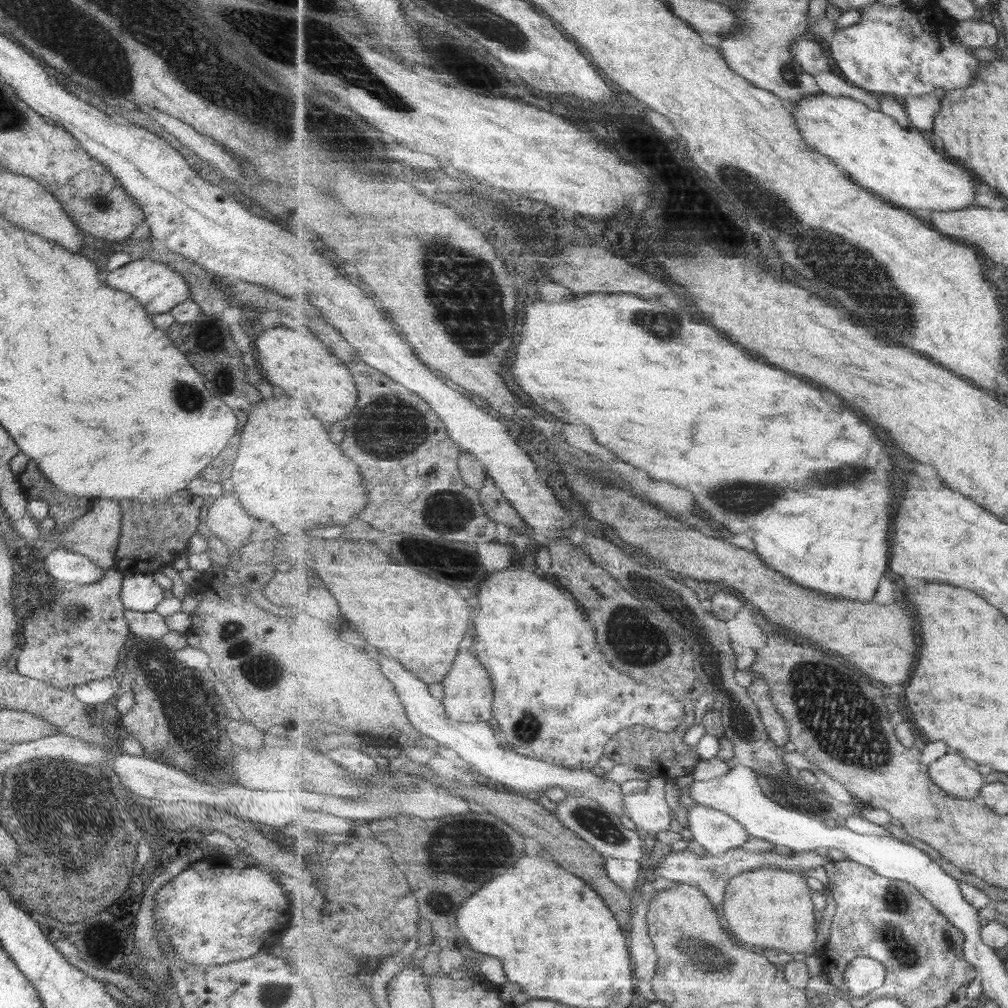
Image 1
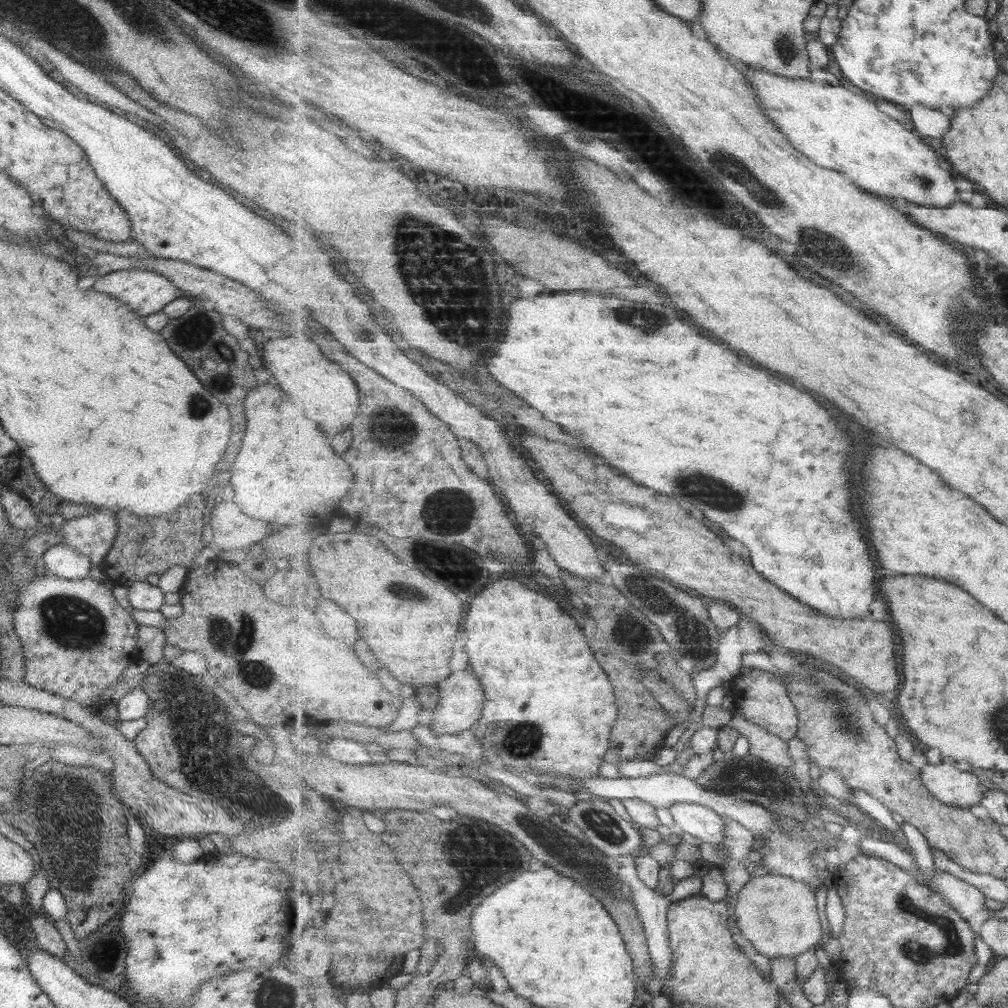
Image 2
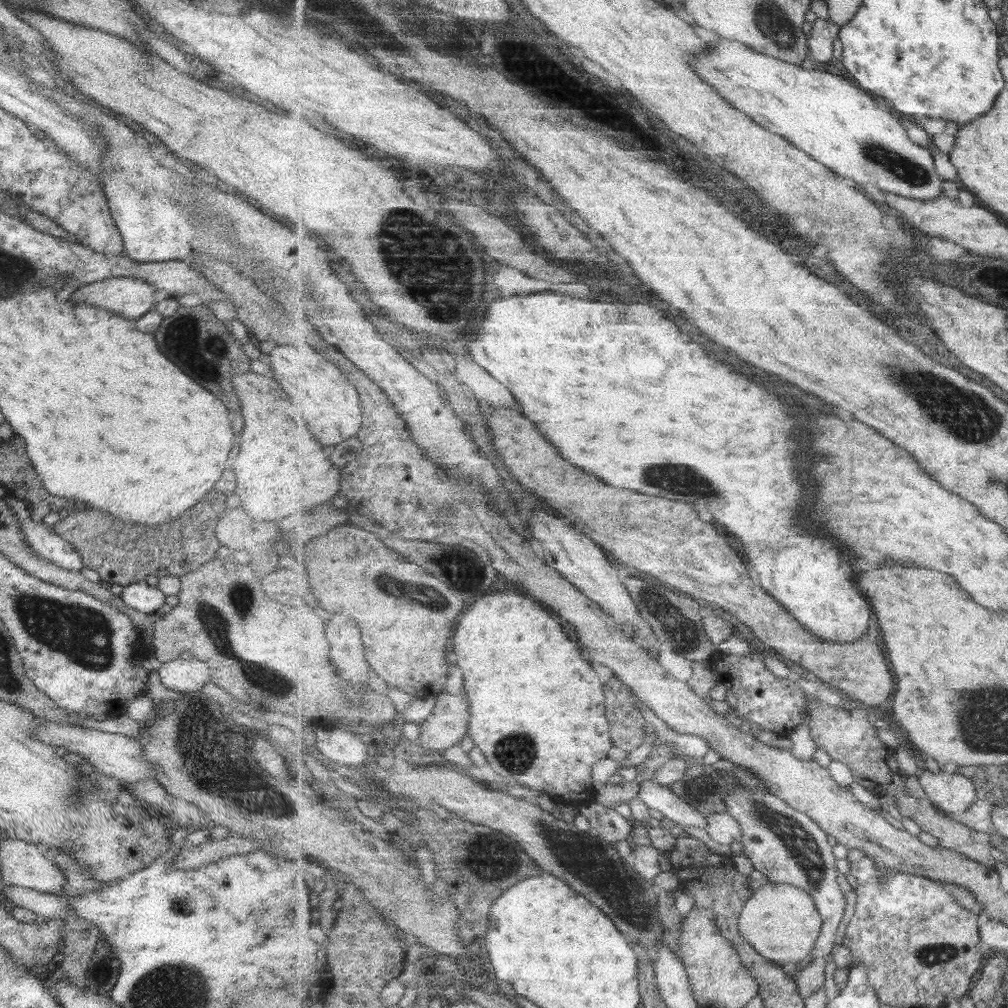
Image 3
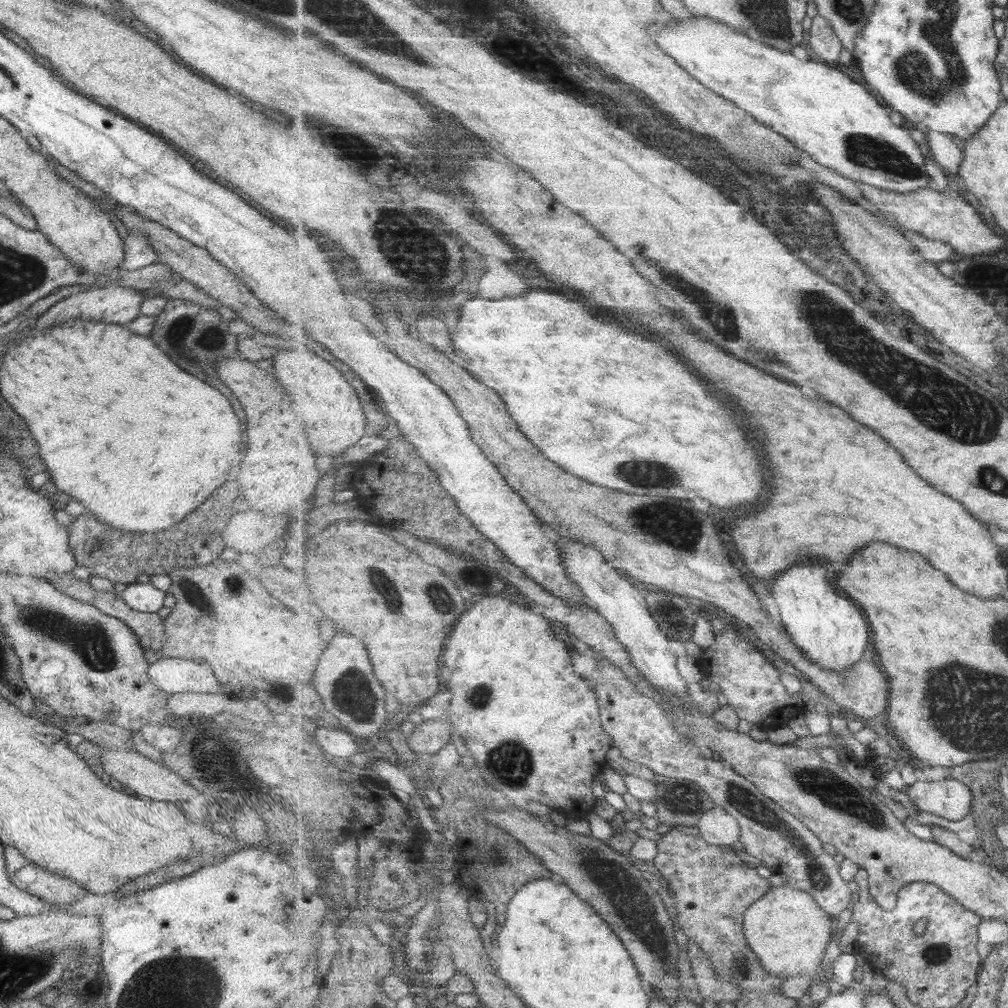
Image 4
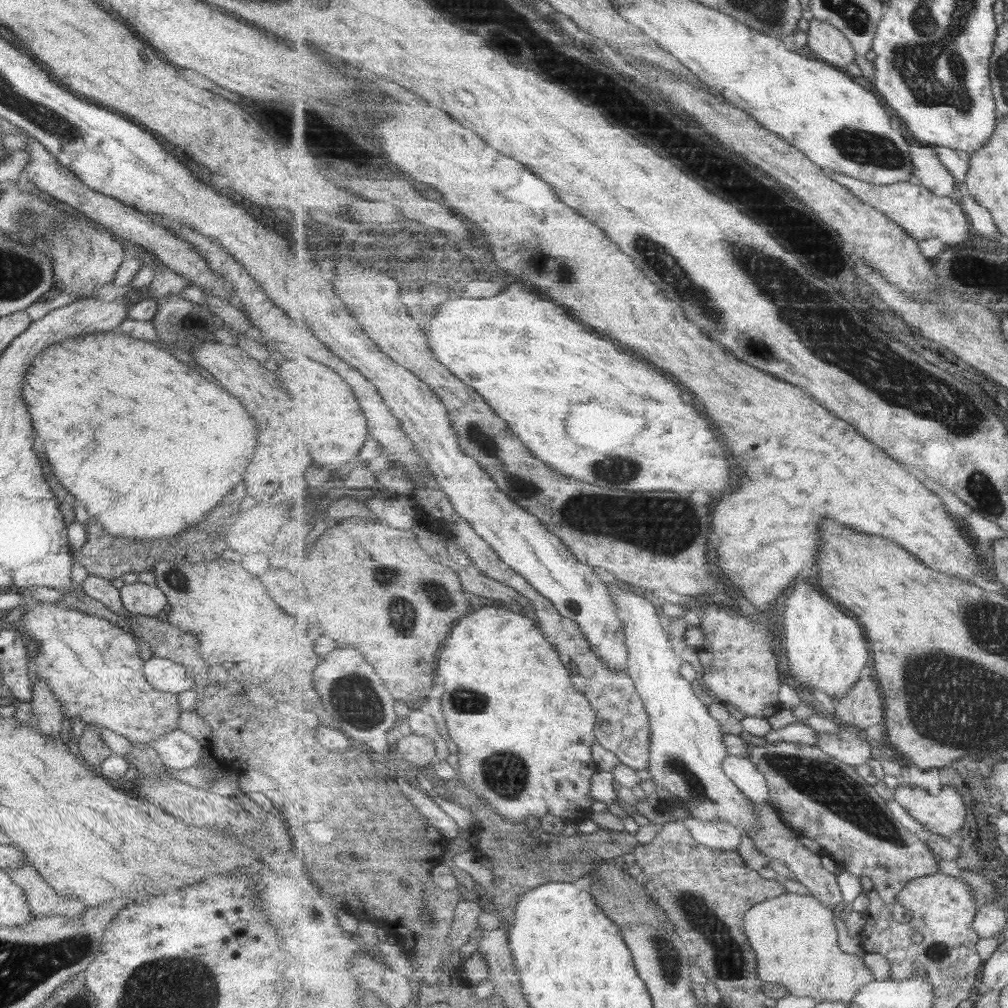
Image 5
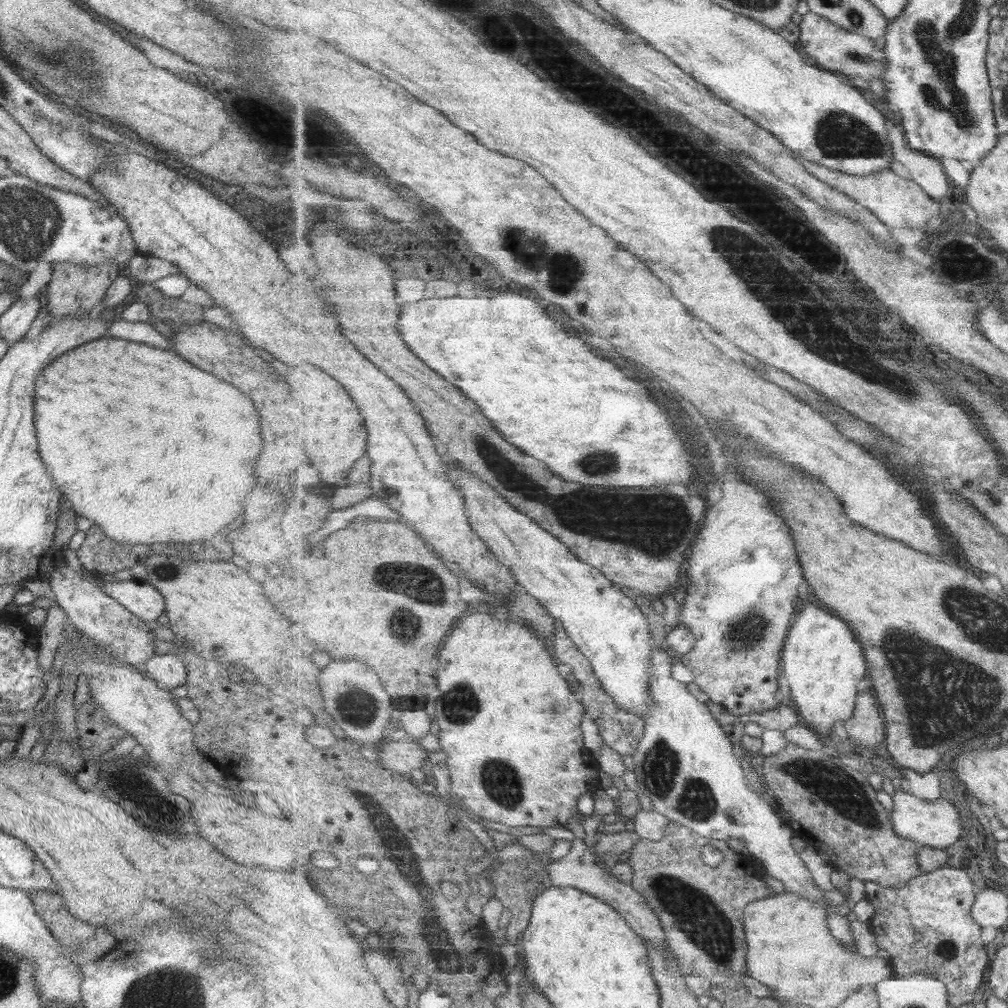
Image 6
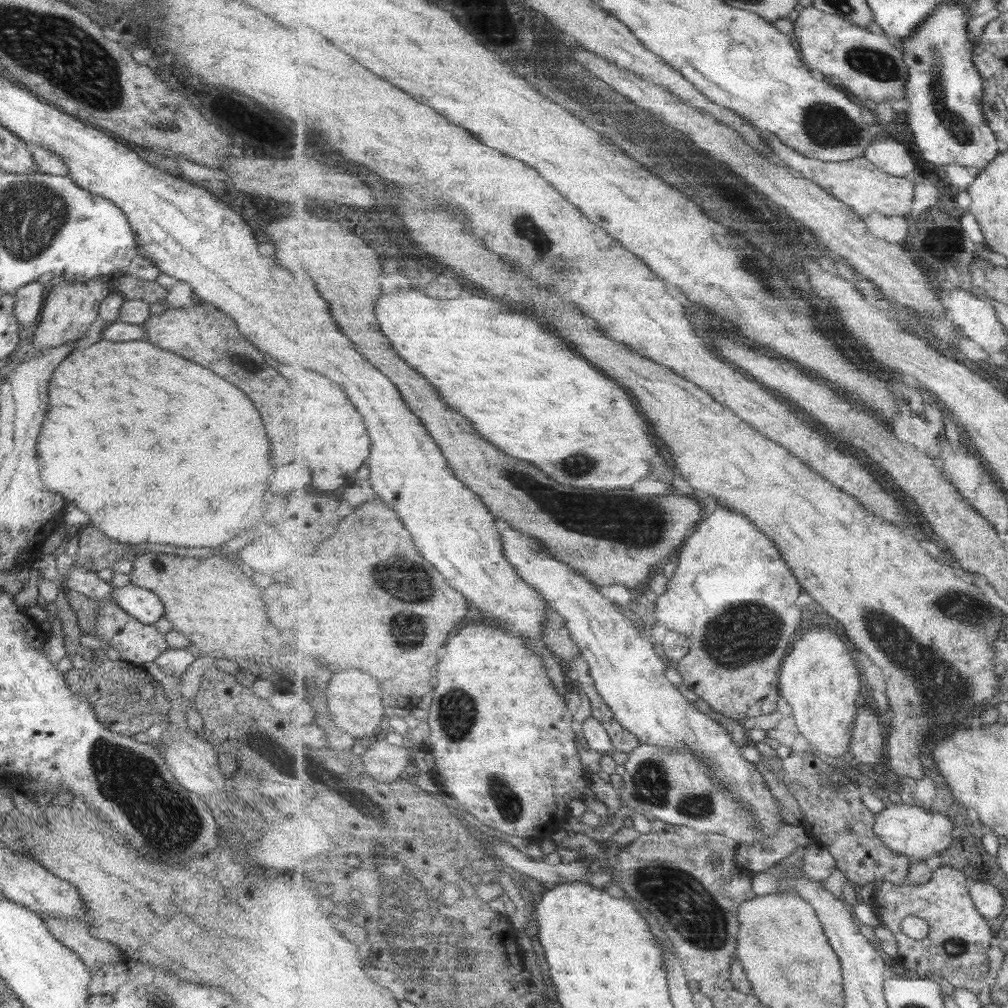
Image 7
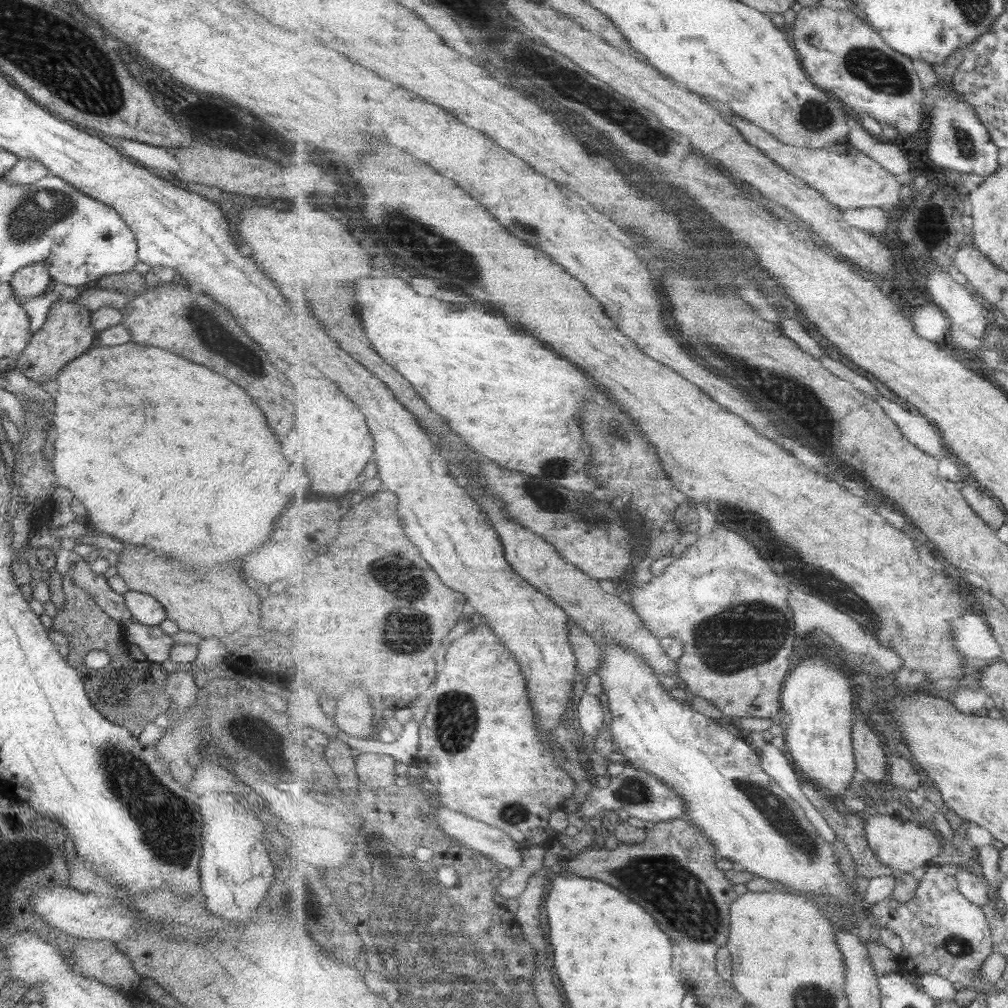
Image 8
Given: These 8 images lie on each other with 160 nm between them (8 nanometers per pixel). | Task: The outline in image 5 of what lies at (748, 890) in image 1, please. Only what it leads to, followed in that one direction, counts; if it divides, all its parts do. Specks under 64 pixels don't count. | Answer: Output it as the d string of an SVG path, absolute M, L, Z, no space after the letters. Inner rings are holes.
M784 893L761 902L748 911L744 919L745 933L757 953L758 974L766 984L787 988L793 996L811 996L816 1003L851 1003L862 986L874 981L873 973L863 961L862 953L847 954L839 948L839 932L835 928L835 914L814 896Z

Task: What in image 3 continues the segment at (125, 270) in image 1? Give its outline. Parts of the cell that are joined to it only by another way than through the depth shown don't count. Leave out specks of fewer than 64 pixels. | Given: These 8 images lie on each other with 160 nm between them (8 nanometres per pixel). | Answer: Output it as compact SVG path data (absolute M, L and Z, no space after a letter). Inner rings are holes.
M111 277L78 287L66 305L88 304L136 320L151 310L154 291L155 288L138 278Z

